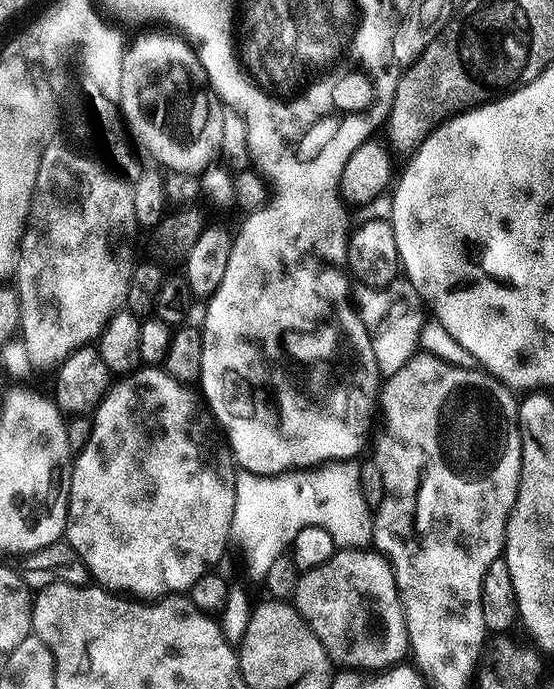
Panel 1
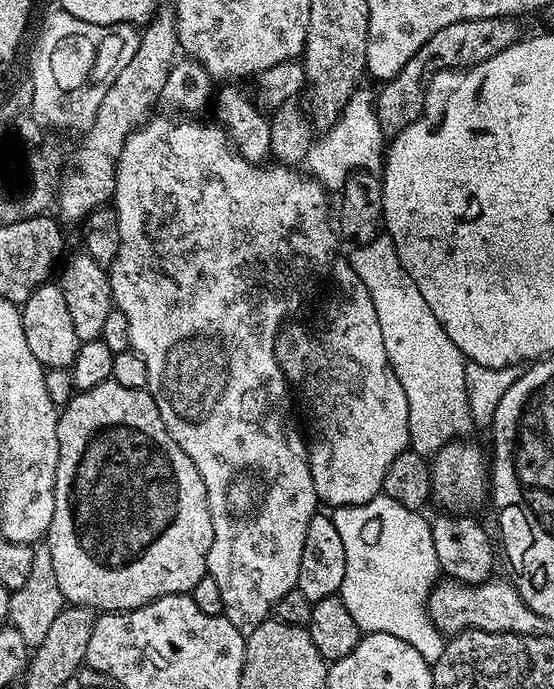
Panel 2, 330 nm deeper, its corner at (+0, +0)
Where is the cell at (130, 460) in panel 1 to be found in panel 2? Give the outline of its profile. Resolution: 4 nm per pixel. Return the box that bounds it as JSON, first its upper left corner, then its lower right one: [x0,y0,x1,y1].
[46,380,214,613]

